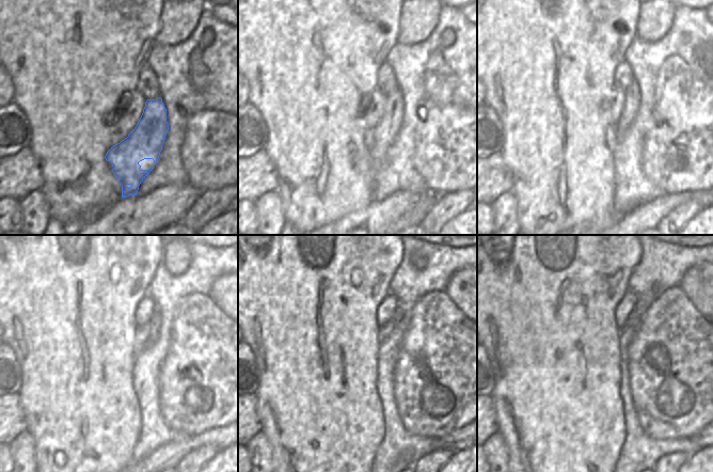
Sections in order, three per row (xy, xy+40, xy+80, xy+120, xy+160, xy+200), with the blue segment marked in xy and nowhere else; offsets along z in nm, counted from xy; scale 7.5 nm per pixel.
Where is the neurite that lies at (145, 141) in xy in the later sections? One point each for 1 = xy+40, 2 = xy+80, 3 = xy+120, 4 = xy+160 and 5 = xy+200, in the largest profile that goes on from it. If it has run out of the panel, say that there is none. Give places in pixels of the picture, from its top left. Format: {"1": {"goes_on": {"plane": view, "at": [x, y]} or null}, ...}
{"1": {"goes_on": {"plane": "xy+40", "at": [385, 131]}}, "2": {"goes_on": {"plane": "xy+80", "at": [630, 111]}}, "3": {"goes_on": {"plane": "xy+120", "at": [154, 323]}}, "4": {"goes_on": {"plane": "xy+160", "at": [401, 310]}}, "5": {"goes_on": {"plane": "xy+200", "at": [646, 300]}}}

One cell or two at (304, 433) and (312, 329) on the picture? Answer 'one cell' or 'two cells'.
one cell

